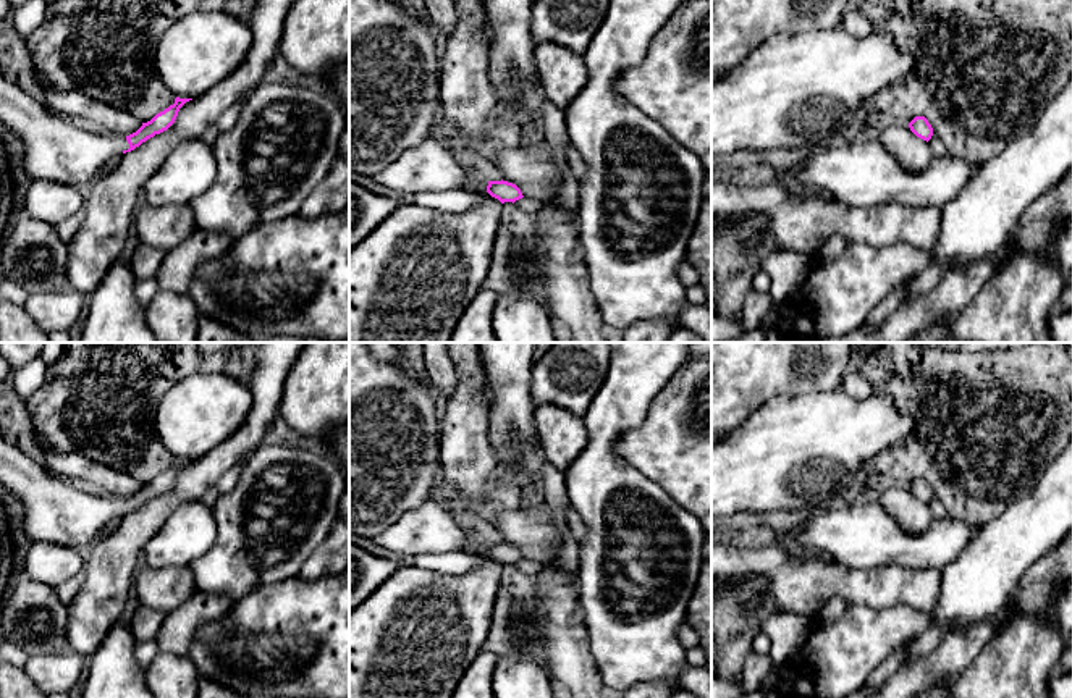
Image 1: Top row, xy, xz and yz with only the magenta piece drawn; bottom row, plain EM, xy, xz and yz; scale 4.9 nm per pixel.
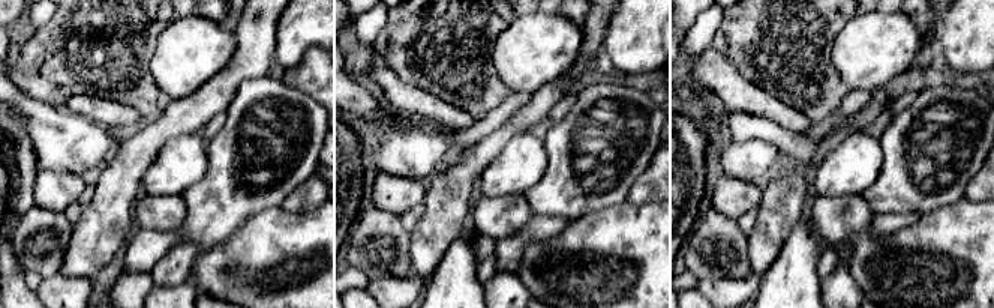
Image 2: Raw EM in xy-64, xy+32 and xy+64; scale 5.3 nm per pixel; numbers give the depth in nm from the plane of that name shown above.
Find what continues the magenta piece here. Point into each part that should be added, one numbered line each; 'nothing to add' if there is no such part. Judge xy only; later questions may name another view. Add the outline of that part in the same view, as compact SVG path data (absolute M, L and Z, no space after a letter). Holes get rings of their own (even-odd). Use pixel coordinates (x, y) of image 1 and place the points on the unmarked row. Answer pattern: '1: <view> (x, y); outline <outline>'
1: xy (62, 512); outline M0 431L0 485L23 501L26 533L32 543L45 541L79 549L94 545L105 527L129 511L126 498L115 498L87 486L52 475L19 448L8 443Z

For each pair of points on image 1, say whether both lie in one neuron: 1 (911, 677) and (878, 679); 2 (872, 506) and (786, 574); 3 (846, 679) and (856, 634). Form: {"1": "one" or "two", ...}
{"1": "two", "2": "two", "3": "one"}

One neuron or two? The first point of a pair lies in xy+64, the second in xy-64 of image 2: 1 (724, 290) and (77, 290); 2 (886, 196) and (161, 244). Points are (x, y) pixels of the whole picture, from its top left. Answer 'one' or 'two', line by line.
1: one
2: one

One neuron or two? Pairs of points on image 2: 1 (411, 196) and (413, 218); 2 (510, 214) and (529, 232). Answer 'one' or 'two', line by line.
1: two
2: two

